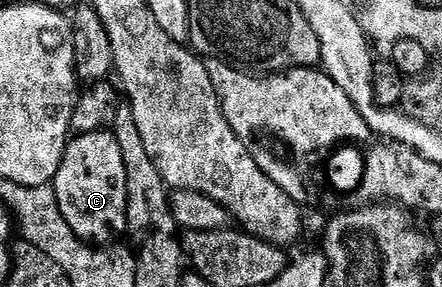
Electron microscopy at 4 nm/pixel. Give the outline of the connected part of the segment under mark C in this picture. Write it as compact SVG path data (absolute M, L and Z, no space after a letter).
M111 131L73 135L51 185L56 192L62 218L66 218L70 230L74 230L77 238L85 244L112 246L119 236L129 235L126 161L122 158L118 138Z

